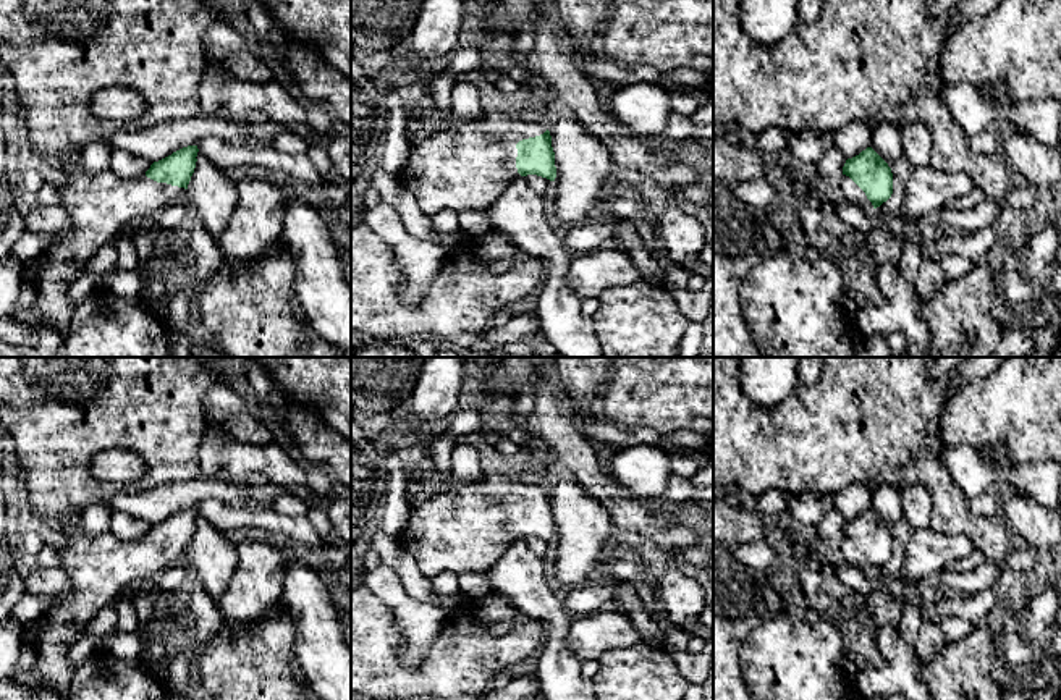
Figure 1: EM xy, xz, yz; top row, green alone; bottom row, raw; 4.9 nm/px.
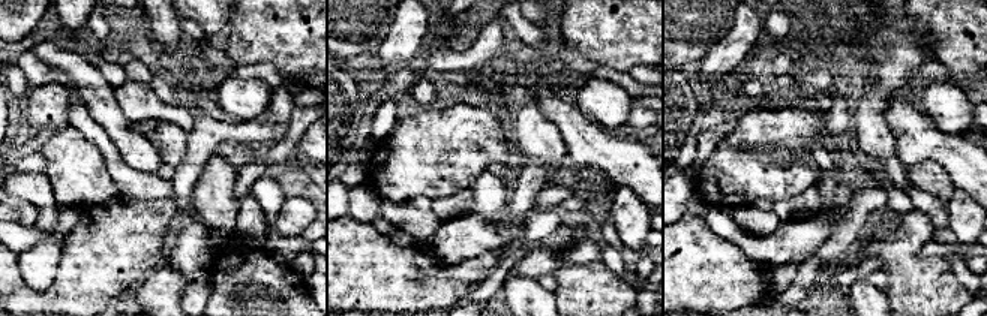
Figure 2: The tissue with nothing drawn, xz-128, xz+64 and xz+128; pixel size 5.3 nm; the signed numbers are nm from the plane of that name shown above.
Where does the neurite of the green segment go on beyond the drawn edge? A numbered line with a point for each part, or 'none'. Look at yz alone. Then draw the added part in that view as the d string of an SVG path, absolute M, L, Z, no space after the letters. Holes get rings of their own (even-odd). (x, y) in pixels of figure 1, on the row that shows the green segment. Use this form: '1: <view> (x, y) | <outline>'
1: yz (845, 188) | M841 175L835 183L833 196L857 207L873 210L872 202L865 192L846 175Z

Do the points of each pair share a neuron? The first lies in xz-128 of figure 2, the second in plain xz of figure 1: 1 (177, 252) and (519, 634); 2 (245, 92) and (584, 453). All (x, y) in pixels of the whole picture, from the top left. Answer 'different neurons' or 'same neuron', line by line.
1: different neurons
2: different neurons

